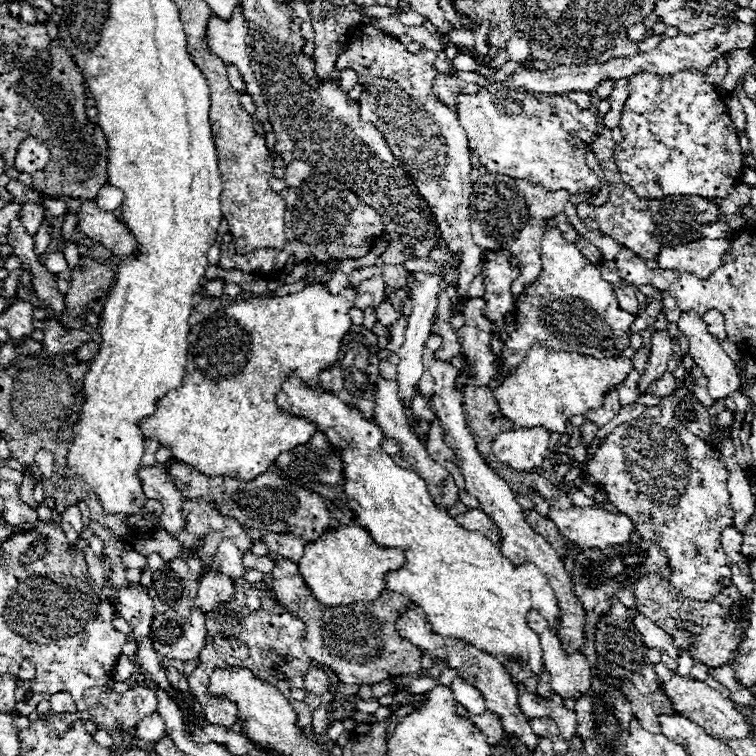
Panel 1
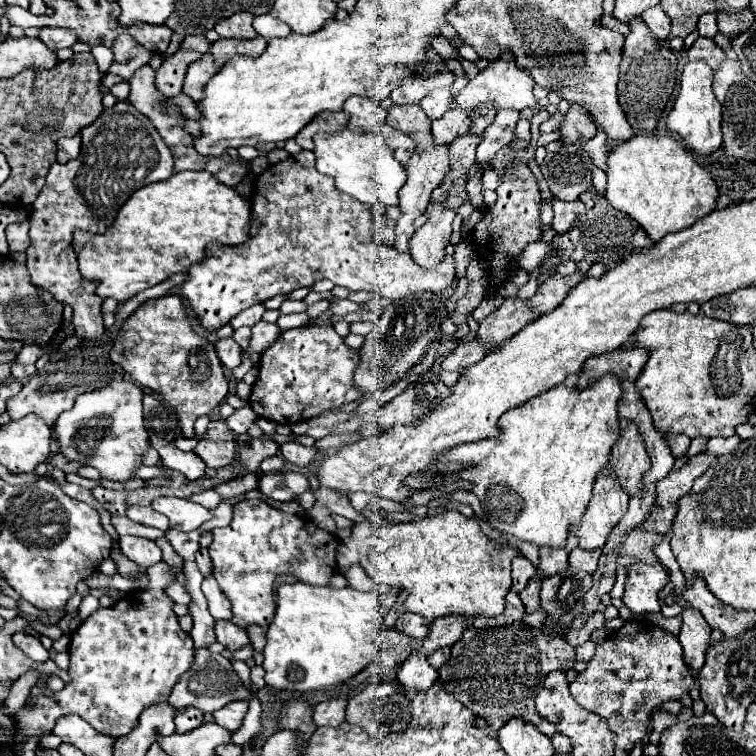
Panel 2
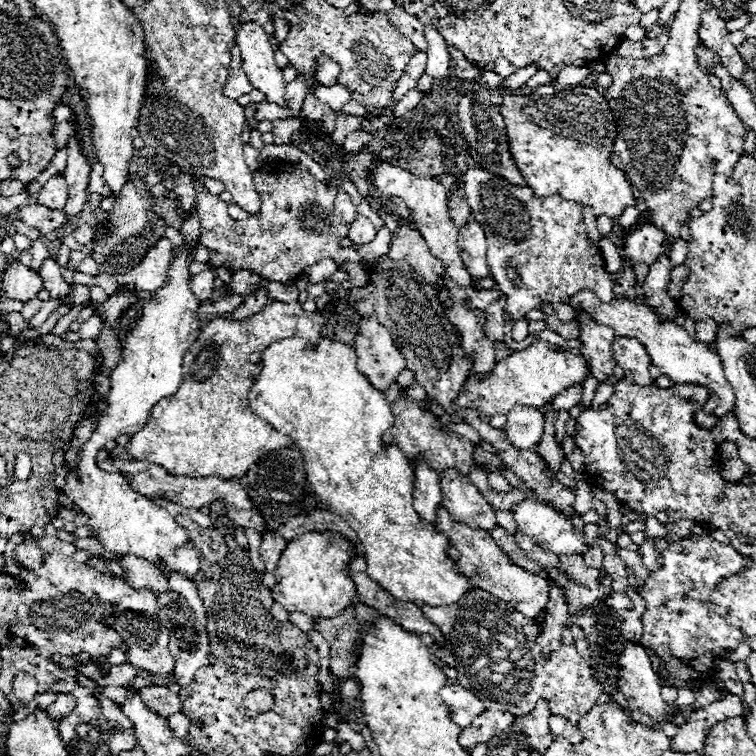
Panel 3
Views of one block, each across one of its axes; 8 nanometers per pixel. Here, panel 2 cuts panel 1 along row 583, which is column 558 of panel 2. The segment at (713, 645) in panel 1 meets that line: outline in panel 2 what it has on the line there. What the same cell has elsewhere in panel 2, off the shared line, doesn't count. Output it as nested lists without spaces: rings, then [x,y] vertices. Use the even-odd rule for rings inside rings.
[[[522,622],[480,630],[470,626],[462,640],[452,646],[450,660],[438,672],[442,686],[494,730],[500,730],[510,718],[522,718],[536,726],[540,716],[534,708],[534,696],[542,680],[552,670],[564,670],[564,662],[574,658],[574,652],[576,648],[566,638],[546,636]]]

